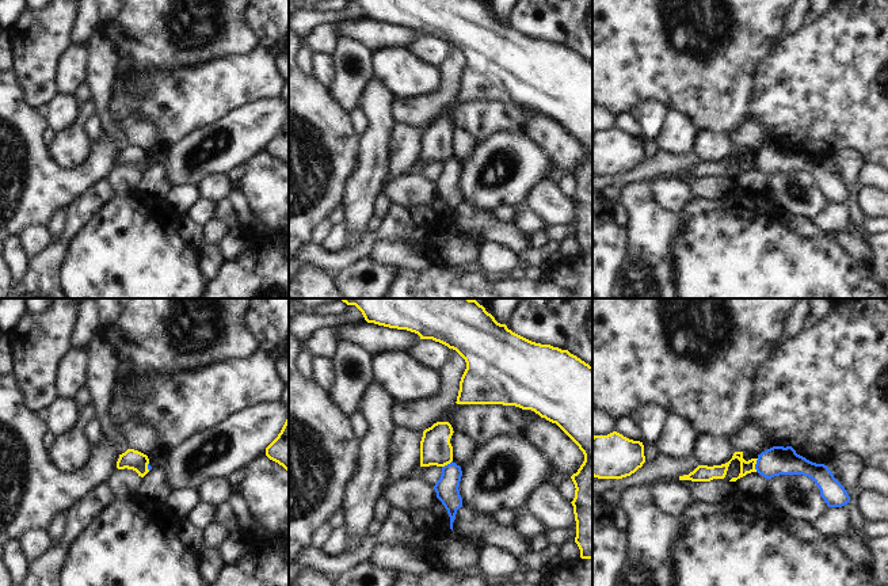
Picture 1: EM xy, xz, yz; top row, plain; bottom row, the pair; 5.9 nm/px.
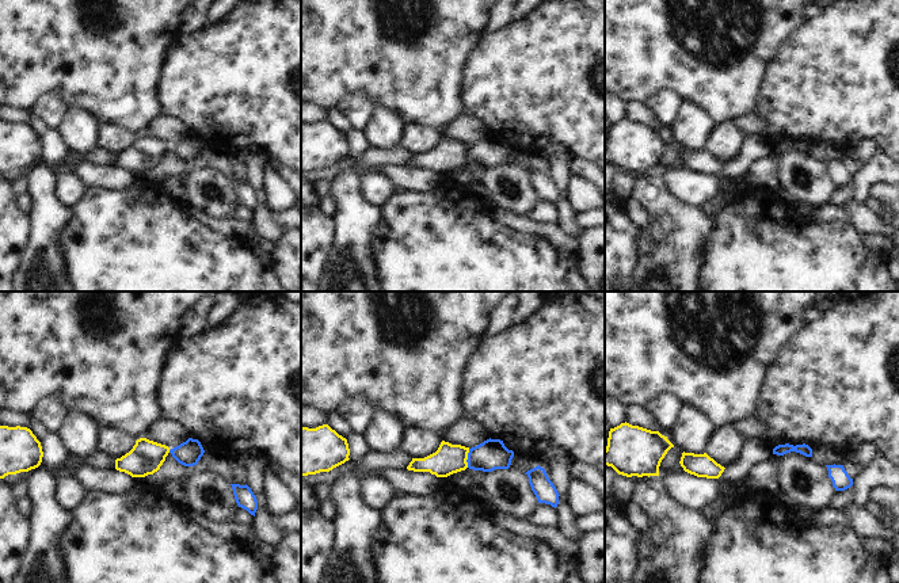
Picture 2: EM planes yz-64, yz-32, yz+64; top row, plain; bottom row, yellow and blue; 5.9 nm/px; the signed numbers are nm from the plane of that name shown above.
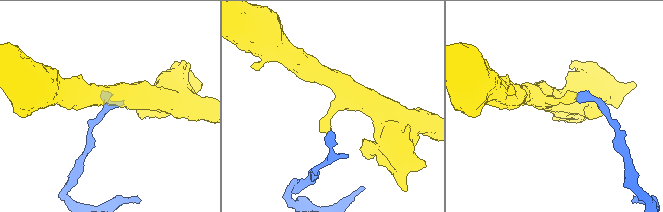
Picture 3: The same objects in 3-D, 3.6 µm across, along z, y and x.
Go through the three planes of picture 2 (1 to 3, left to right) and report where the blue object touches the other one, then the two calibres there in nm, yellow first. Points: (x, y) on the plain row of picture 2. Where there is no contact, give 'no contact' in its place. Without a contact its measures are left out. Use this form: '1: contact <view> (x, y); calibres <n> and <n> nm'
1: no contact
2: contact yz-32 (467, 155); calibres 180 and 180 nm
3: no contact

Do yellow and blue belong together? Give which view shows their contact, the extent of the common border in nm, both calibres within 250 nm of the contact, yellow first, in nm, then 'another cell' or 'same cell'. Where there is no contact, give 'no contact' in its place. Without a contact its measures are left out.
meets yellow in yz; contact 80 nm long; 80 nm thick on the yellow side, 170 nm on the other; another cell

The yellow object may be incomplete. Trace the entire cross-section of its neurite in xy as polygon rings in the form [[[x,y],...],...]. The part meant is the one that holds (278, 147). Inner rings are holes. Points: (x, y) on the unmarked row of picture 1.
[[[287,102],[287,115],[278,130],[278,133],[266,144],[266,152],[282,161],[289,168],[289,102]]]

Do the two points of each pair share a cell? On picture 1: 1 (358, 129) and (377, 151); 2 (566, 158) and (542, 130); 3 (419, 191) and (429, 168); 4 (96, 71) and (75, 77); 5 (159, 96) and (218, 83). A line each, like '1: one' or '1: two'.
1: two
2: one
3: two
4: two
5: one

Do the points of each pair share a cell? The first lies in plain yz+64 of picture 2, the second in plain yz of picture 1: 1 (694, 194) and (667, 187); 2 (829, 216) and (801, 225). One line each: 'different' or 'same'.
1: same
2: different

